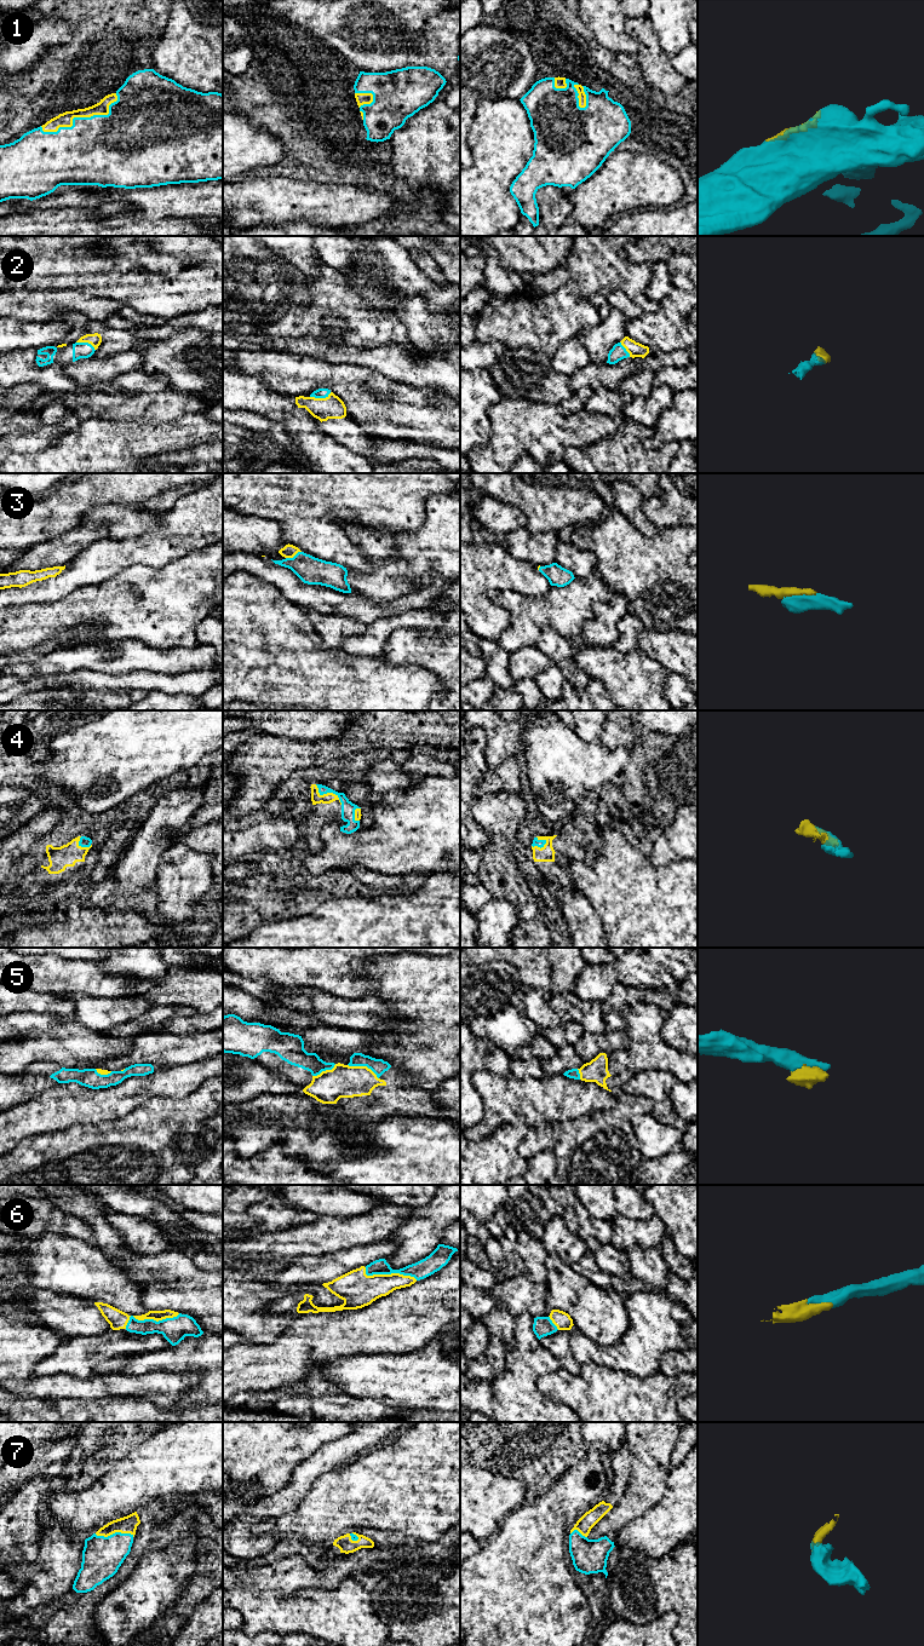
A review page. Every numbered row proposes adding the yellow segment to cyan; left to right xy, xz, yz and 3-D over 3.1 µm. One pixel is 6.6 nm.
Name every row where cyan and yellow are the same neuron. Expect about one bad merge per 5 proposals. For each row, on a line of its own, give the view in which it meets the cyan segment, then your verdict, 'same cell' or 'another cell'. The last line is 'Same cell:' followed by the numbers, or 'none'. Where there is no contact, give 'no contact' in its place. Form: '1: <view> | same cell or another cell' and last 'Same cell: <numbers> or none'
1: xy | same cell
2: xz | same cell
3: xz | same cell
4: xz | same cell
5: xz | same cell
6: xy | same cell
7: xy | same cell
Same cell: 1, 2, 3, 4, 5, 6, 7

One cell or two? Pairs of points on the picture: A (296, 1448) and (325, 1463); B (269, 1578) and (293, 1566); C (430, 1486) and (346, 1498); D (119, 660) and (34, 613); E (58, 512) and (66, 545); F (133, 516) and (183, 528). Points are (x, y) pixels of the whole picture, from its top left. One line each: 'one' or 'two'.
A: two
B: one
C: one
D: two
E: two
F: two

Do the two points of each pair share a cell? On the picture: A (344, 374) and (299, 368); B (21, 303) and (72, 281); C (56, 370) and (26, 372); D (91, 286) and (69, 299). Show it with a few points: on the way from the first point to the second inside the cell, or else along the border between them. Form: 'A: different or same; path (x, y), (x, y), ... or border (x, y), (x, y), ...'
A: same; path (333, 373), (310, 373)
B: different; border (63, 287), (73, 287), (79, 291)
C: same; path (49, 372), (33, 372)
D: different; border (80, 289), (97, 297), (110, 298)

